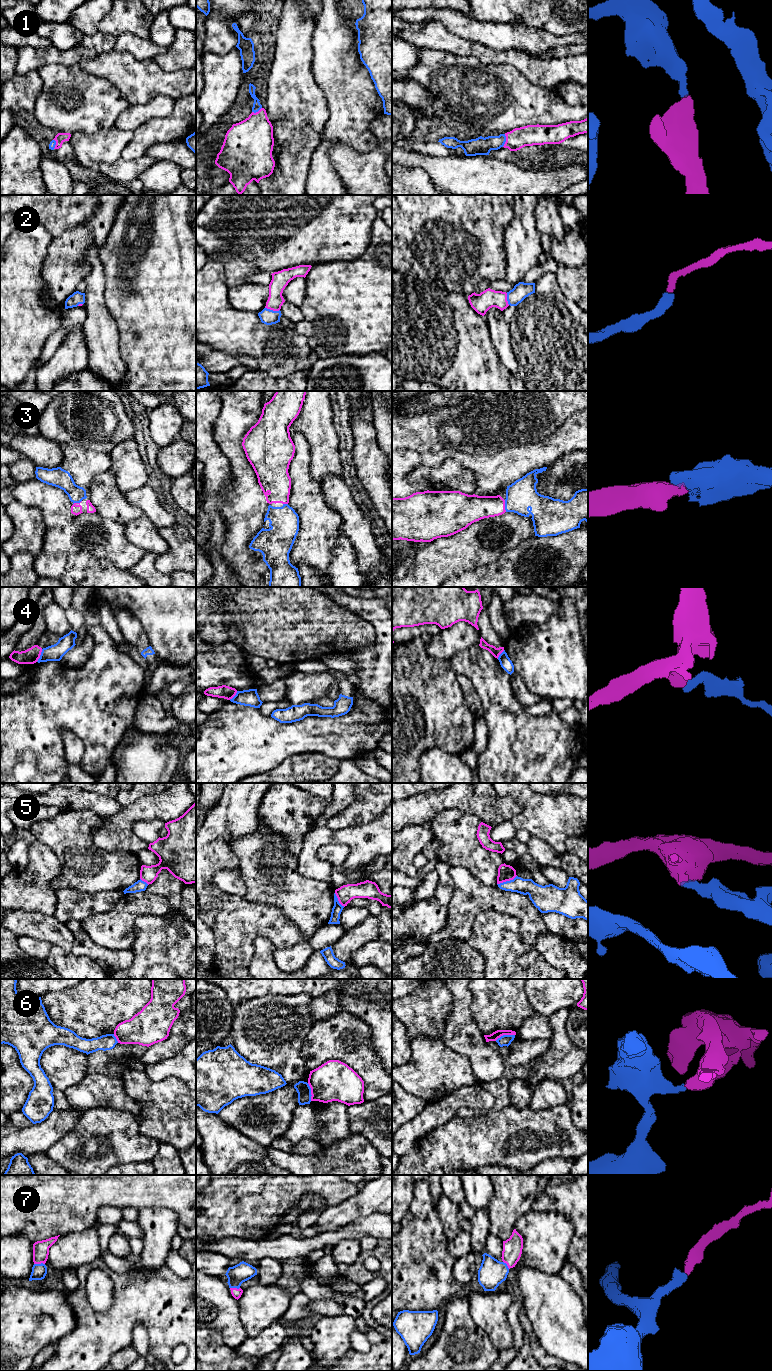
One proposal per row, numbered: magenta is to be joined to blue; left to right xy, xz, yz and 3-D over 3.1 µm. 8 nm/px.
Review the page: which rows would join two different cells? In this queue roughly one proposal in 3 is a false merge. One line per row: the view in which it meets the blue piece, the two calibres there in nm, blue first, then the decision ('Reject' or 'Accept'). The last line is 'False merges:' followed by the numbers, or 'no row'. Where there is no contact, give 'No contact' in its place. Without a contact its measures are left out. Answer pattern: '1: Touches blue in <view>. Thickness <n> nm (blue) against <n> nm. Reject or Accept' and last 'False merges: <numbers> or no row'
1: Touches blue in yz. Thickness 140 nm (blue) against 170 nm. Accept
2: Touches blue in xz. Thickness 120 nm (blue) against 140 nm. Accept
3: Touches blue in yz. Thickness 240 nm (blue) against 200 nm. Accept
4: Touches blue in xy. Thickness 130 nm (blue) against 130 nm. Reject
5: Touches blue in yz. Thickness 130 nm (blue) against 130 nm. Reject
6: Touches blue in yz. Thickness 90 nm (blue) against 70 nm. Reject
7: Touches blue in xy. Thickness 120 nm (blue) against 130 nm. Accept
False merges: 4, 5, 6

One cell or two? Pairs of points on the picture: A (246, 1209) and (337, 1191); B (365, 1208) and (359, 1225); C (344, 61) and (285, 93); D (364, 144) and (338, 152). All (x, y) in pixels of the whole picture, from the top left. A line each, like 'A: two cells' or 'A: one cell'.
A: one cell
B: two cells
C: two cells
D: two cells

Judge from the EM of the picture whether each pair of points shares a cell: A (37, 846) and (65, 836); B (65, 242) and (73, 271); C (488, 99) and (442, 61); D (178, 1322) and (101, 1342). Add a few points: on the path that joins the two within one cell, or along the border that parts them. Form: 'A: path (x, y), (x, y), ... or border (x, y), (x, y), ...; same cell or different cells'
A: border (36, 839), (43, 842), (60, 861); different cells
B: path (67, 249), (67, 264); same cell
C: path (477, 92), (470, 89), (453, 72); same cell
D: path (159, 1317), (126, 1317), (120, 1323); same cell

